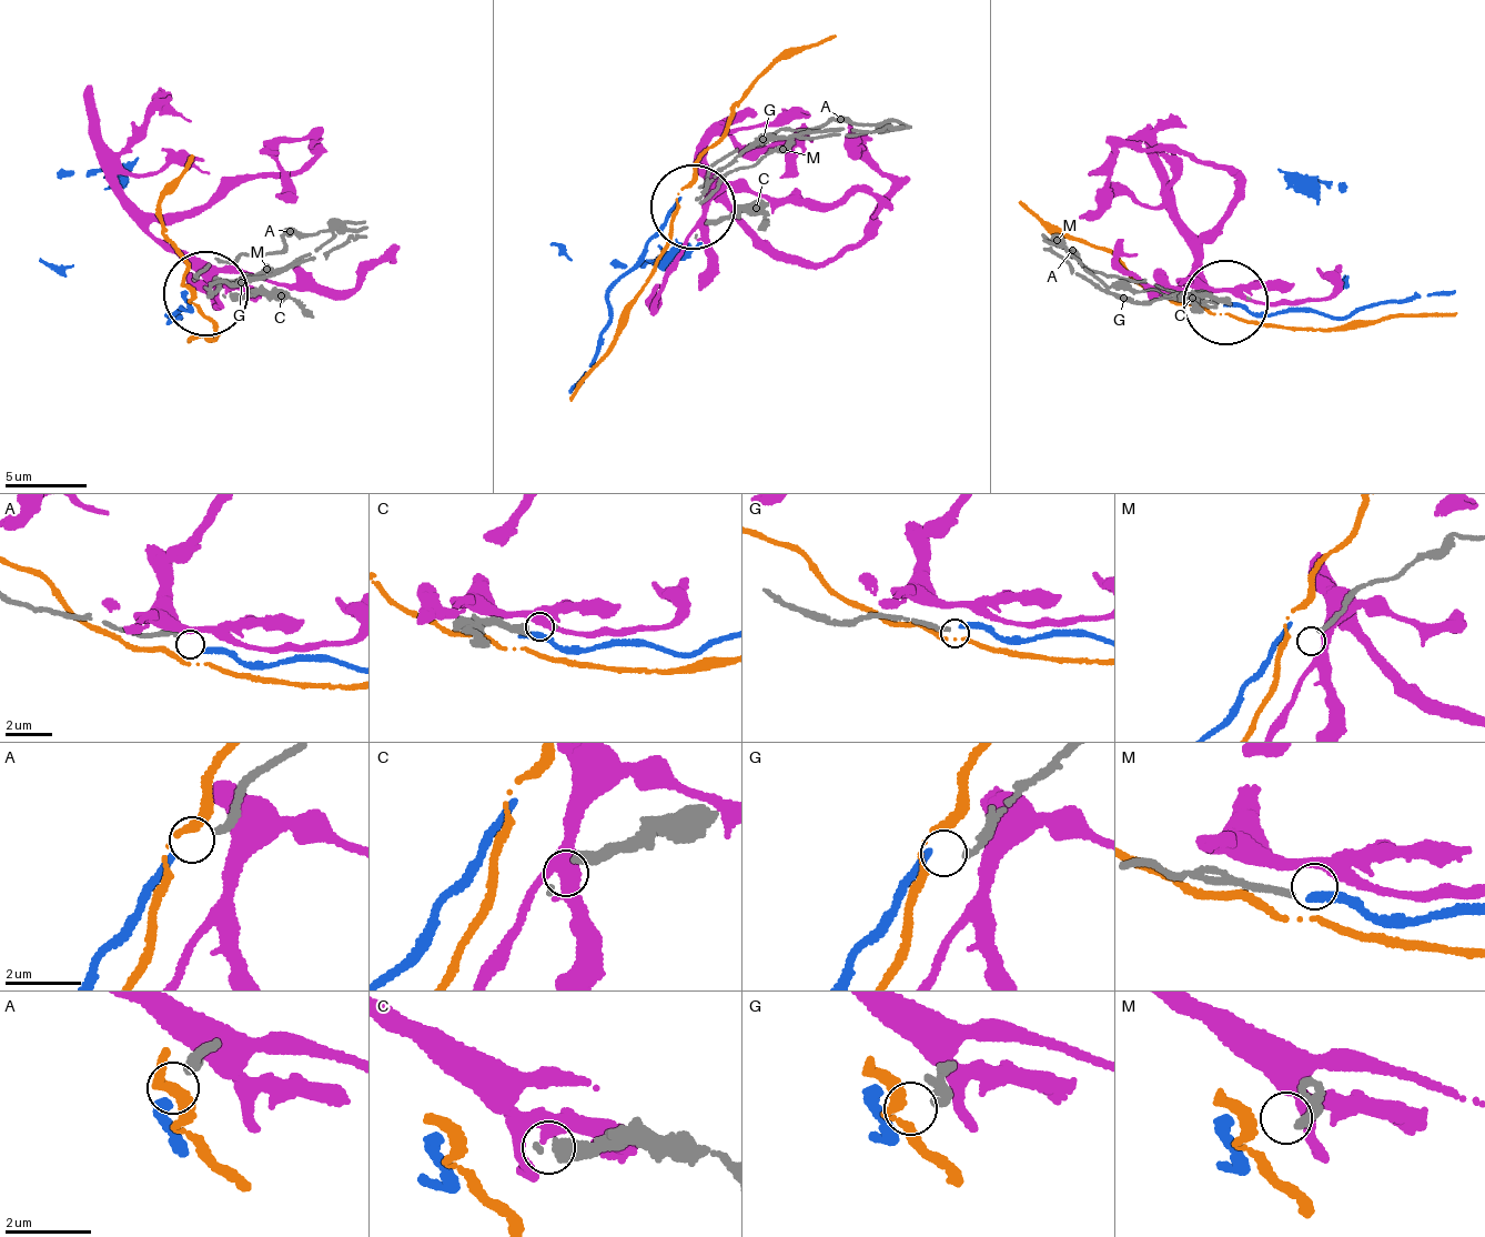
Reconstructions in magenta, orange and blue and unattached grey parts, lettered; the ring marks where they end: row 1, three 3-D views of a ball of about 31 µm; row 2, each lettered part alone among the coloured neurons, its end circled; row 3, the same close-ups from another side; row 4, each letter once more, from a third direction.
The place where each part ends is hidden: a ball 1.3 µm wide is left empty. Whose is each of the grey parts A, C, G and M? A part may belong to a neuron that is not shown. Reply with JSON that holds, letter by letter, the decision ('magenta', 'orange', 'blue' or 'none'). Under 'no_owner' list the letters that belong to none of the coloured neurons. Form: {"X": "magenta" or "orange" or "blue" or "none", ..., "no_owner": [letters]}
{"A": "none", "C": "none", "G": "none", "M": "none", "no_owner": ["A", "C", "G", "M"]}

